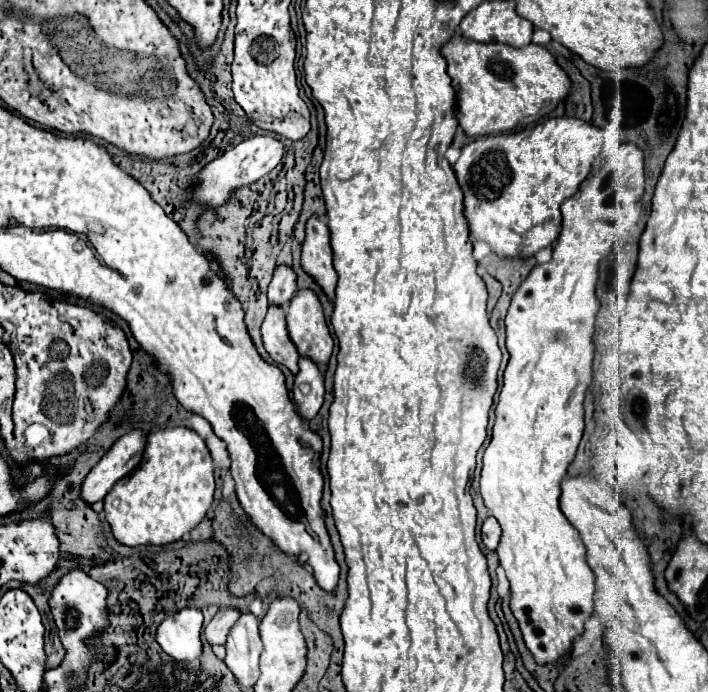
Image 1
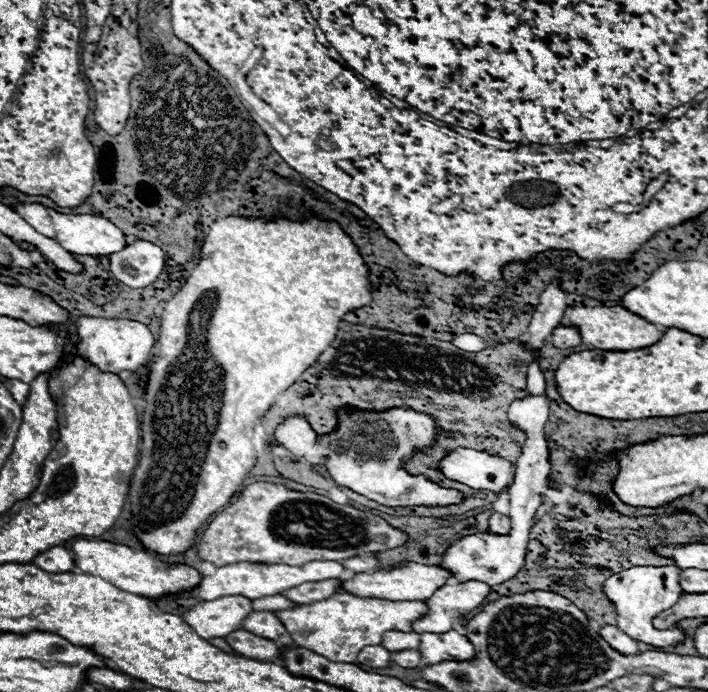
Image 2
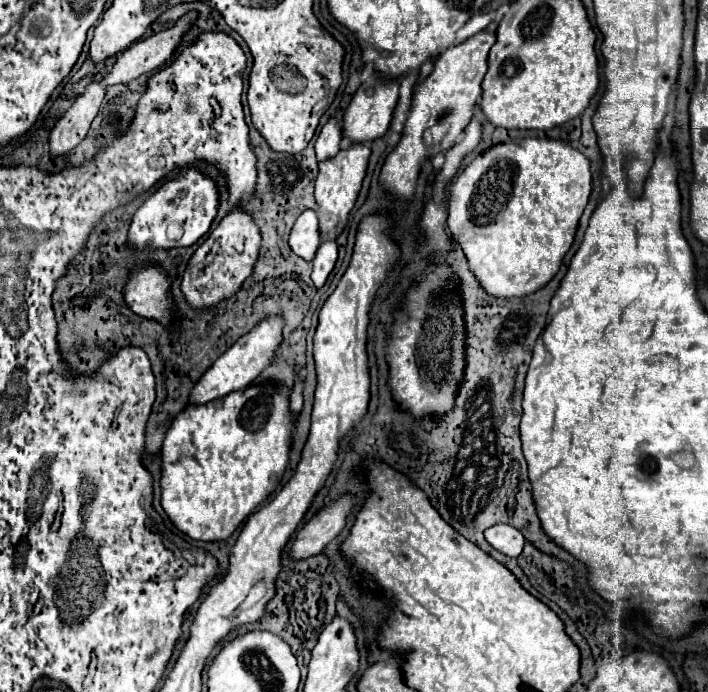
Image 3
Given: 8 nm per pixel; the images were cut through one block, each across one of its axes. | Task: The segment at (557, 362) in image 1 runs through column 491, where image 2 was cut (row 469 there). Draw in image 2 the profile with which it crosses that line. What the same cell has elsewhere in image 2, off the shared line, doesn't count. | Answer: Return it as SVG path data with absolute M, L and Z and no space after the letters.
M466 448L448 454L438 468L450 480L458 480L472 488L486 488L494 492L508 490L514 480L514 466L508 460Z

